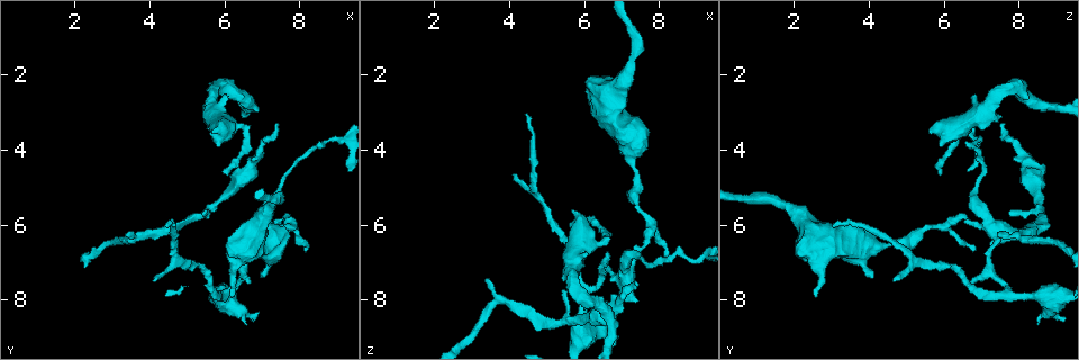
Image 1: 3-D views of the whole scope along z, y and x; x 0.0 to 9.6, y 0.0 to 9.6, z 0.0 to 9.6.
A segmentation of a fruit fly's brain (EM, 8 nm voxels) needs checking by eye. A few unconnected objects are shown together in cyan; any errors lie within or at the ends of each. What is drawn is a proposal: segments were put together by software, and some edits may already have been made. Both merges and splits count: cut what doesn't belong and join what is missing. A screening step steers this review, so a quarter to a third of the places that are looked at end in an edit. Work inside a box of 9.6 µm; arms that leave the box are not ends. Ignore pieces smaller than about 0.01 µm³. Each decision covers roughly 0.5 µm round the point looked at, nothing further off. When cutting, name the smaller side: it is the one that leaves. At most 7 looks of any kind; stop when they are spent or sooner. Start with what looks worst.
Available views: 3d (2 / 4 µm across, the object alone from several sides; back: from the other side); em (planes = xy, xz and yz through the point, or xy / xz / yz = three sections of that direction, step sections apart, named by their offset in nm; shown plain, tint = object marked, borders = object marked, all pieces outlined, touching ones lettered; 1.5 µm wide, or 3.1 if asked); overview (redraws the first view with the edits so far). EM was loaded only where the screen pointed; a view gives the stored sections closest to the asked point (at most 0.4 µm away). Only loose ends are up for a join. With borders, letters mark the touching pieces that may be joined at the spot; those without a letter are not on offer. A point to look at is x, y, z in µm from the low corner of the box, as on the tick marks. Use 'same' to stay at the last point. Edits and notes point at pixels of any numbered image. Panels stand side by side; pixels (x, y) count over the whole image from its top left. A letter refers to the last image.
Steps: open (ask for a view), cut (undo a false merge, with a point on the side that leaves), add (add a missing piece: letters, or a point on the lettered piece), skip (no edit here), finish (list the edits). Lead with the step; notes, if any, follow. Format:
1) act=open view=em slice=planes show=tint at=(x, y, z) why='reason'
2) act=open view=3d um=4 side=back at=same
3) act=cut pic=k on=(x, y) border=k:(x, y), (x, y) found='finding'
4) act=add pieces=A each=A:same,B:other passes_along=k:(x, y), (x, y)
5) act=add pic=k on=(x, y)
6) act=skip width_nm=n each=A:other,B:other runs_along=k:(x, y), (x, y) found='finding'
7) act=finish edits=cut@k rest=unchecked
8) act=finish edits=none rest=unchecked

act=open view=3d um=4 at=(6.55, 7.50, 6.70) why='tapers out'

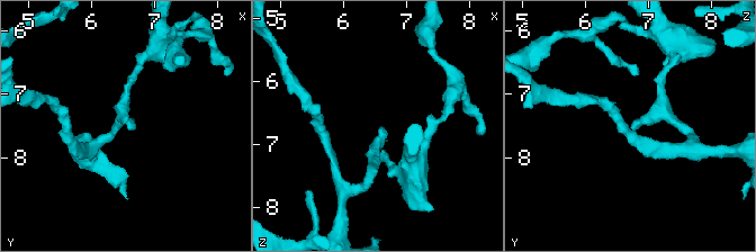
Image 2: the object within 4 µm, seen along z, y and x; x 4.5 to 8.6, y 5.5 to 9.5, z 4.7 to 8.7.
act=open view=em slice=xy step=8 show=borders at=(6.65, 7.55, 6.75) why='now the EM'

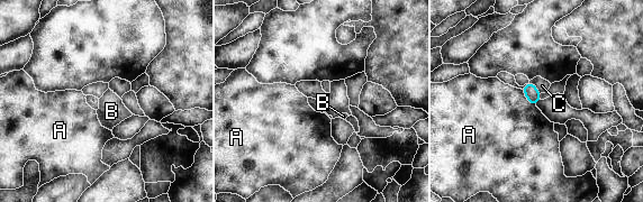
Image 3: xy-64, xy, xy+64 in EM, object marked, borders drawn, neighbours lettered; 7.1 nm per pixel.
act=skip each=A:other,B:other,C:other found='none of them fits'

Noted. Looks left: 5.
act=open view=3d um=2 at=(4.45, 6.10, 3.05)

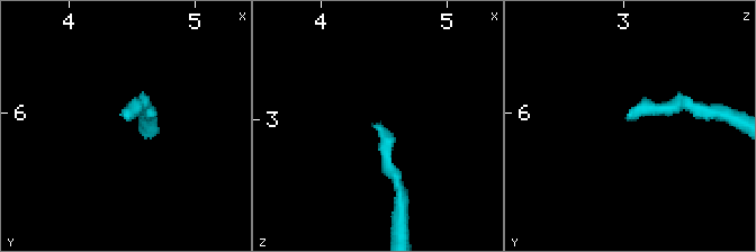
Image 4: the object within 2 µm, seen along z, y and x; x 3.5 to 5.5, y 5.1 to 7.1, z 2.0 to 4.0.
act=open view=em slice=yz step=4 show=borders at=(4.44, 6.04, 3.04)

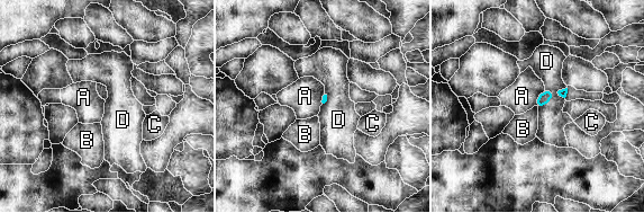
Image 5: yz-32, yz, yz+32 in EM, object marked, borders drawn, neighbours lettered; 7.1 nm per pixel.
act=skip longest_contact=D:160nm each=A:other,B:other,C:other,D:other found='none of them fits'

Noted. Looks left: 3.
act=open view=3d um=4 at=(7.70, 6.10, 6.05) why='branch point'

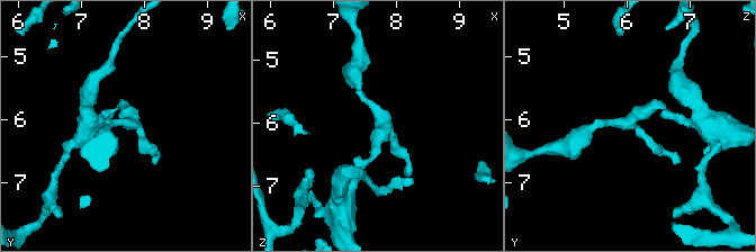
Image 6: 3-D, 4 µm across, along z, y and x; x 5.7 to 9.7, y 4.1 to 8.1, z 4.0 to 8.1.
act=open view=em slice=planes show=borders at=(7.75, 6.10, 6.05) why='now the EM'

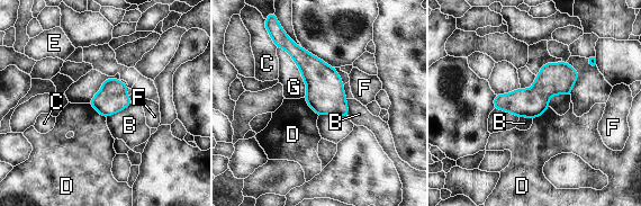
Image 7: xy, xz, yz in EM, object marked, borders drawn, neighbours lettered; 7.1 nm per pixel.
act=cut pic=7 on=(111, 86) width_nm=200 each=B:other,C:other,D:other,E:other,F:other,G:other border=7:(100, 90), (125, 95) found='two neurons meet here'

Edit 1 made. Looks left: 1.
act=finish edits=cut@7 rest=unchecked

